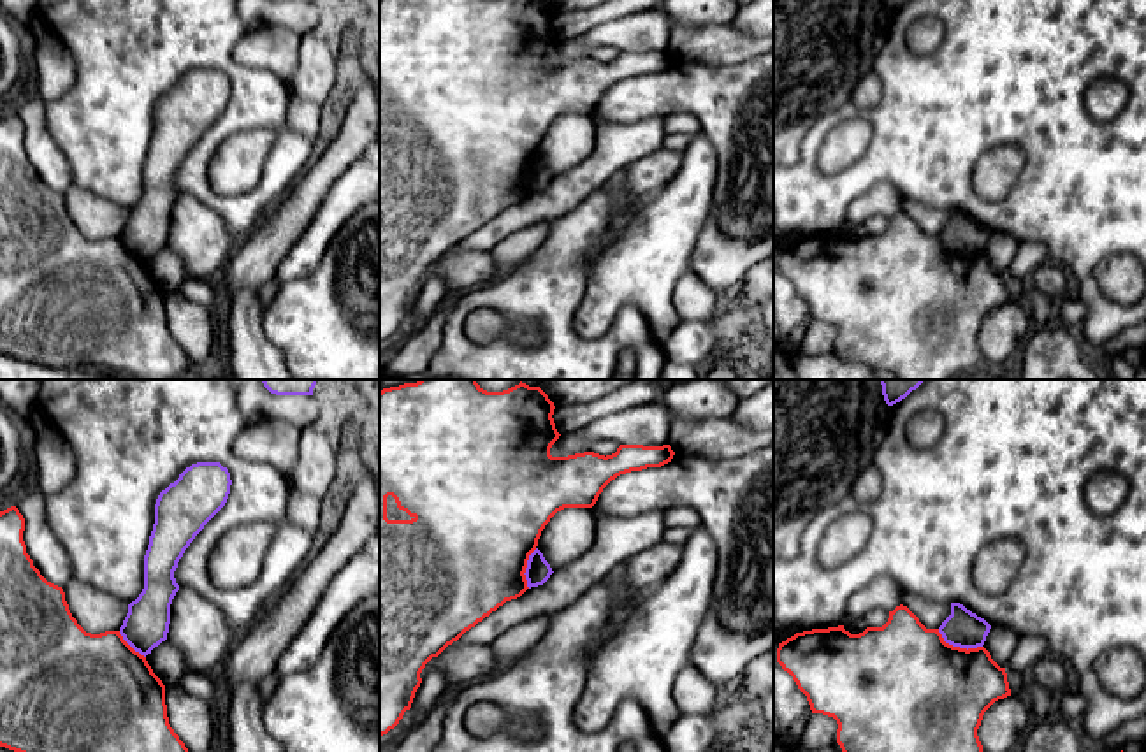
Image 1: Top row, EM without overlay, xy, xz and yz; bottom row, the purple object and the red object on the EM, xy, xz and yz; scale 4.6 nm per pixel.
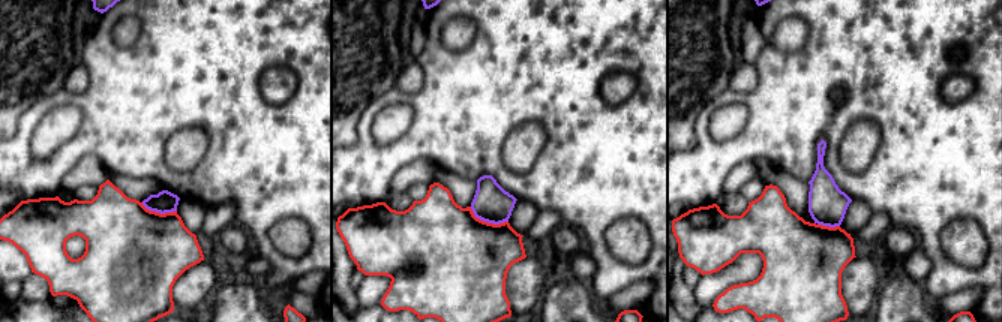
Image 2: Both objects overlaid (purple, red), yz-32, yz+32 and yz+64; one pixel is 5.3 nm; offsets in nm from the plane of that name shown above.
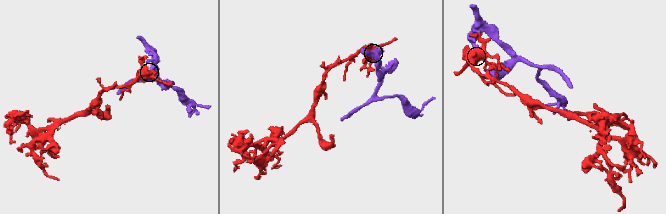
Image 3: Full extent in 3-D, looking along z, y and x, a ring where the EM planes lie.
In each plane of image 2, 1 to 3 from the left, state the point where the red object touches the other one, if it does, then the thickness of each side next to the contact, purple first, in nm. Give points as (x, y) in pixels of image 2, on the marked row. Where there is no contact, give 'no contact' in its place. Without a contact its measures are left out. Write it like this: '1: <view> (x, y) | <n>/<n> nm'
1: yz-32 (159, 211) | 120/480 nm
2: yz+32 (488, 222) | 200/480 nm
3: yz+64 (828, 225) | 200/440 nm

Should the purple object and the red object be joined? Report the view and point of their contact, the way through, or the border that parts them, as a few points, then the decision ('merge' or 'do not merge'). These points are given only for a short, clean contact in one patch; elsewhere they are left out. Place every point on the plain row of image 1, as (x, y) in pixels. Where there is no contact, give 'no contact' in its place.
meets purple in yz at (958, 252); runs through yz (962, 234), (958, 252), (946, 285), (932, 299); merge

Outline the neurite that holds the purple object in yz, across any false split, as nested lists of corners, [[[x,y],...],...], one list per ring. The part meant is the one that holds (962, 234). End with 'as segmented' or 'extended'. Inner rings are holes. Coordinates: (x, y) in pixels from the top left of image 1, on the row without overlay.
[[[951,209],[951,221],[939,235],[926,235],[900,211],[882,234],[867,234],[860,241],[851,241],[844,232],[796,239],[779,249],[777,269],[807,302],[812,320],[837,327],[837,350],[845,362],[863,362],[898,380],[960,380],[984,367],[977,343],[983,322],[995,307],[1011,302],[1005,274],[983,253],[990,235],[984,225],[960,209]]] | extended

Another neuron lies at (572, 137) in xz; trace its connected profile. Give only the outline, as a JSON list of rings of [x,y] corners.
[[[564,114],[545,132],[536,155],[555,177],[587,158],[594,144],[596,121],[592,114]]]

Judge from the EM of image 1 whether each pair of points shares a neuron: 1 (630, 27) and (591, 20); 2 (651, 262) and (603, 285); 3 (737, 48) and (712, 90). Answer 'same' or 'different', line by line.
1: different
2: same
3: different

